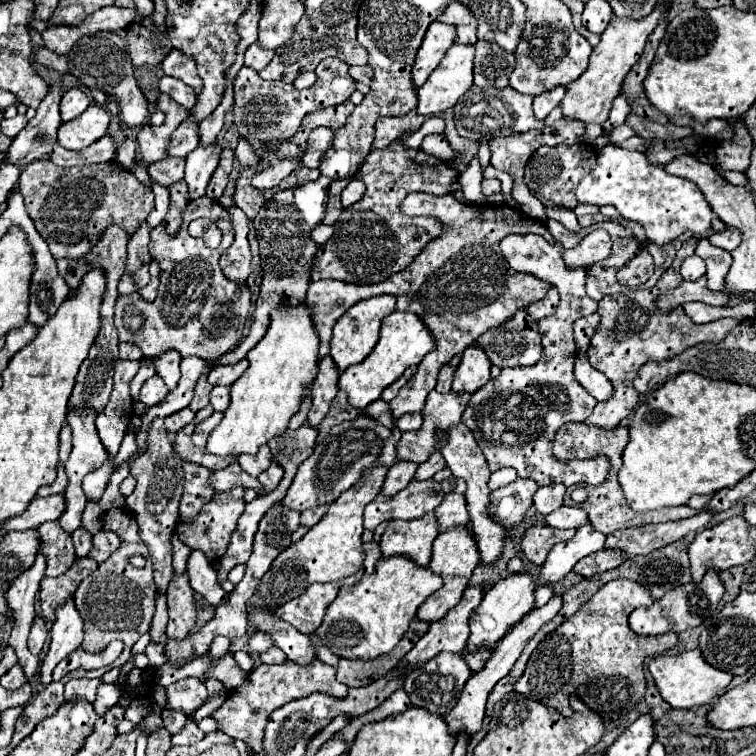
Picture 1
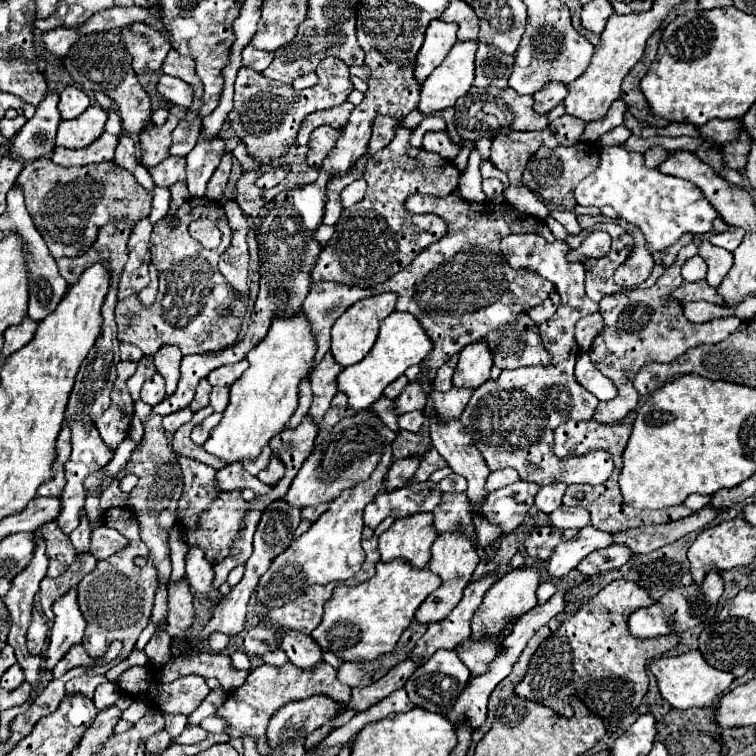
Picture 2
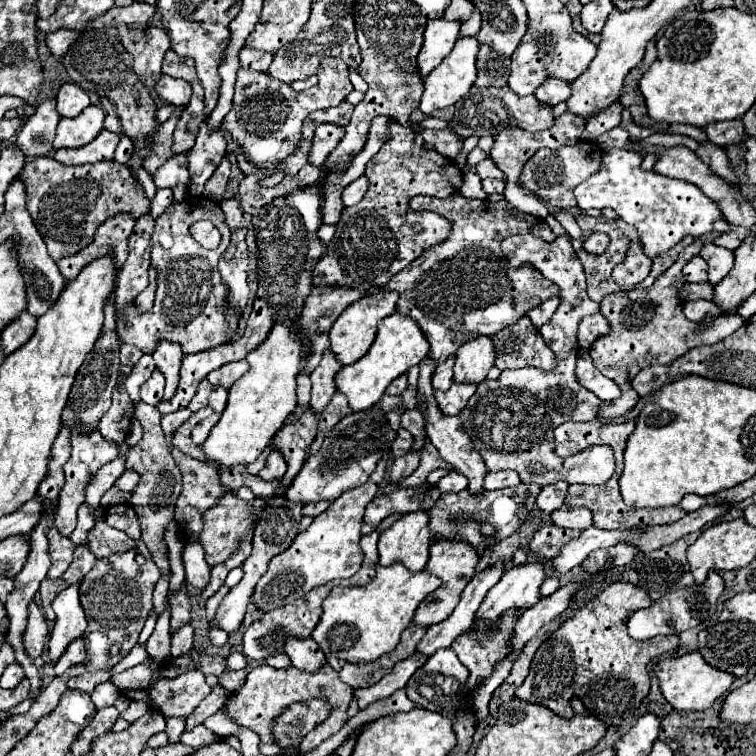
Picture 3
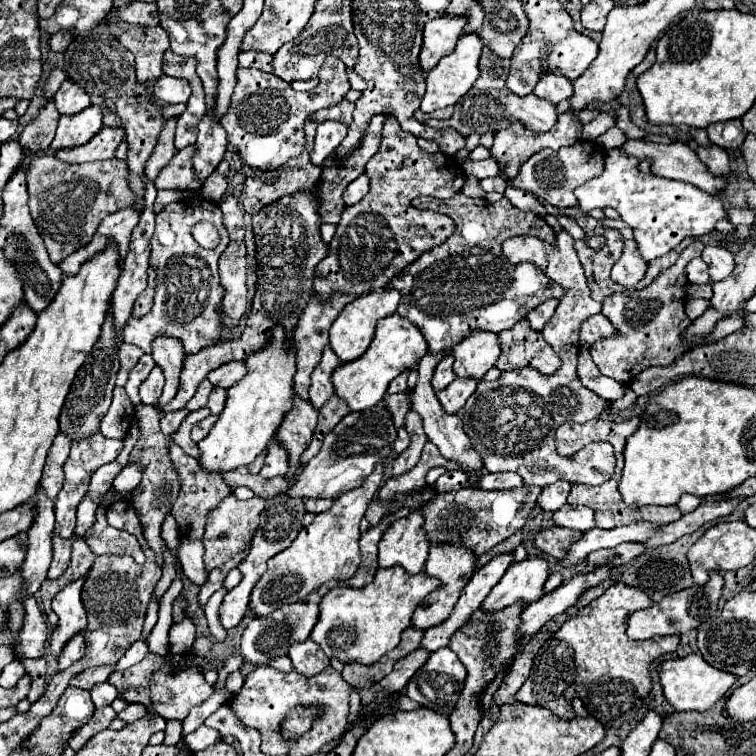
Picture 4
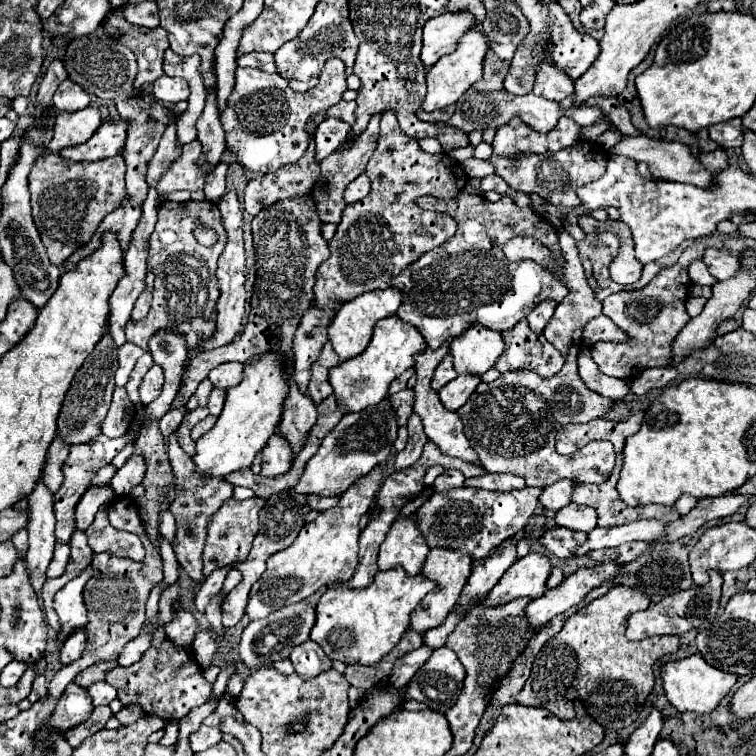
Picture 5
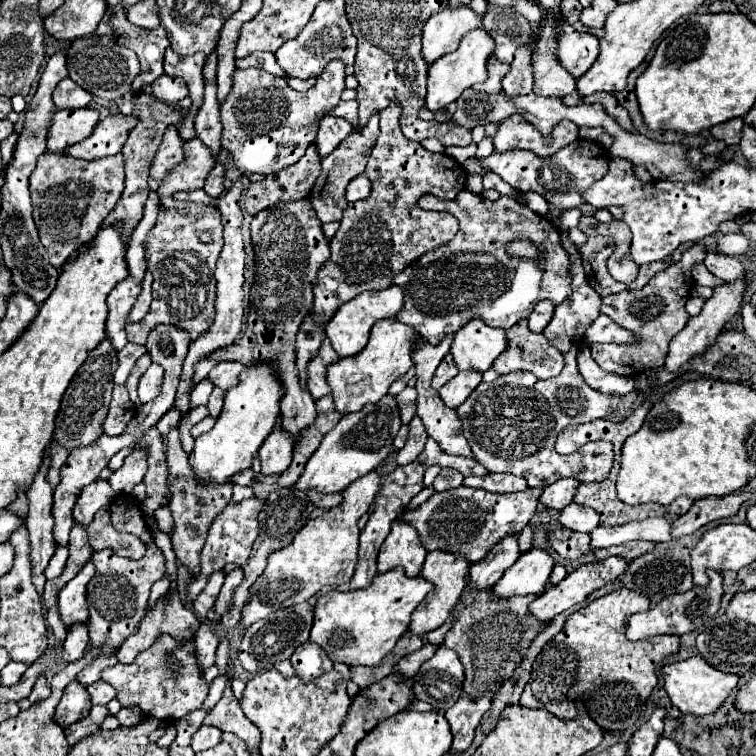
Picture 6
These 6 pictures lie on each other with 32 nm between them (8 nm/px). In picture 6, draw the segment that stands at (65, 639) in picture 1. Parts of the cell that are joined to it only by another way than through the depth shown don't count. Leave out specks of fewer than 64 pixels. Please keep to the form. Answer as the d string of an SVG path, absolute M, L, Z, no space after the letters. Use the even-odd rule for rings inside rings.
M92 560L60 590L58 594L58 612L66 626L88 620L88 602L86 602L86 586L92 580L96 568Z

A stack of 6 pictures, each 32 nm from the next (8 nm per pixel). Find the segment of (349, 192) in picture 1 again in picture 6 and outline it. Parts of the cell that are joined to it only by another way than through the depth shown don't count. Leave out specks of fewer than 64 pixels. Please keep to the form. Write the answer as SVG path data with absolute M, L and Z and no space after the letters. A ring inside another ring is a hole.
M360 174L360 176L356 176L356 178L348 184L348 188L346 188L346 200L348 200L348 202L362 200L362 198L366 198L366 196L370 194L370 190L372 190L372 184L370 184L368 176L366 176L366 174Z

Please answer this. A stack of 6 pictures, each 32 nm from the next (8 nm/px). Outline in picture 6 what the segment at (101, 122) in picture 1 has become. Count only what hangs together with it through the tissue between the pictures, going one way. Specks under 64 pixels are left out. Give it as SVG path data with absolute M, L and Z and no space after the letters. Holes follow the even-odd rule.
M94 108L84 110L58 110L46 138L48 152L64 152L72 144L90 136L98 124L98 112Z

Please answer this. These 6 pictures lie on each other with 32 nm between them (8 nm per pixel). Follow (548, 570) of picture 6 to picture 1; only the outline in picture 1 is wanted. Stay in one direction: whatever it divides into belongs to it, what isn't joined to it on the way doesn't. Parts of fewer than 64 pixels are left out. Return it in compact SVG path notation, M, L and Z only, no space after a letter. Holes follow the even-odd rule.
M516 572L508 574L504 580L496 582L490 590L486 590L482 604L472 612L470 618L470 638L468 638L468 650L474 650L476 646L484 644L492 648L504 634L534 608L534 590L536 590L536 574L528 572Z

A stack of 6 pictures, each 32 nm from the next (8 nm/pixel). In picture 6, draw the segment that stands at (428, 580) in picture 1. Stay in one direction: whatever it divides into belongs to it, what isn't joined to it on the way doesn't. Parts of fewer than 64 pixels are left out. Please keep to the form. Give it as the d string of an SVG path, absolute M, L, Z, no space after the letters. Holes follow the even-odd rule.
M392 568L384 574L376 574L366 590L328 592L314 608L310 642L322 646L334 662L342 662L346 666L376 666L408 630L412 612L430 590L432 584L422 576L408 578L402 568Z

